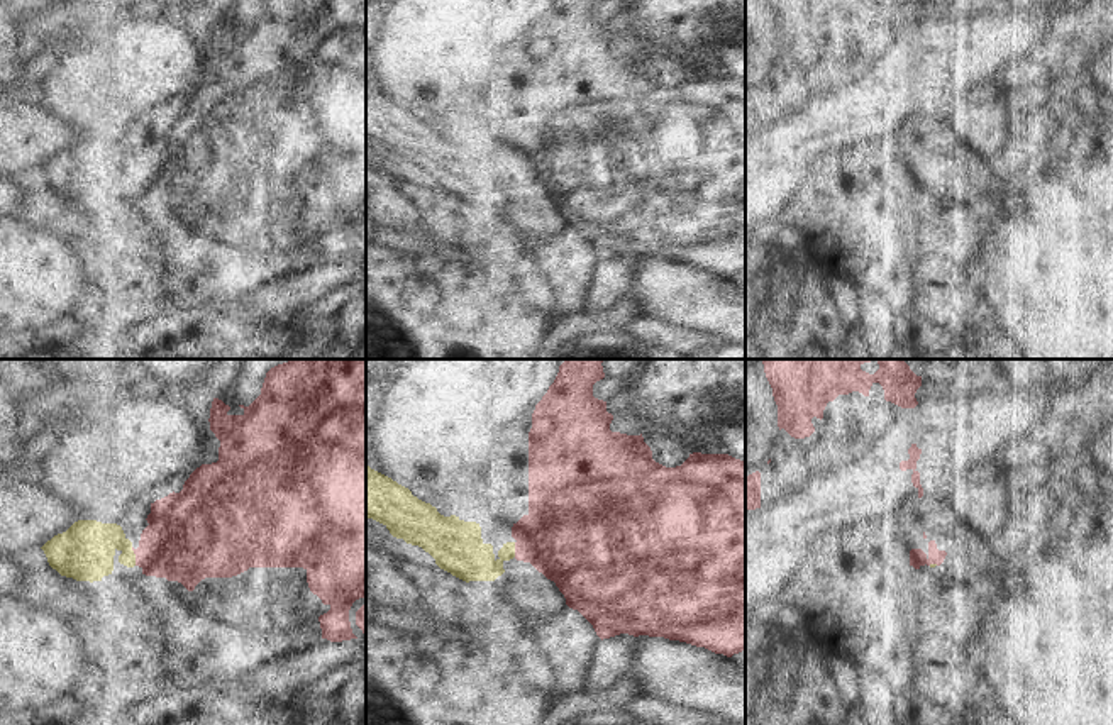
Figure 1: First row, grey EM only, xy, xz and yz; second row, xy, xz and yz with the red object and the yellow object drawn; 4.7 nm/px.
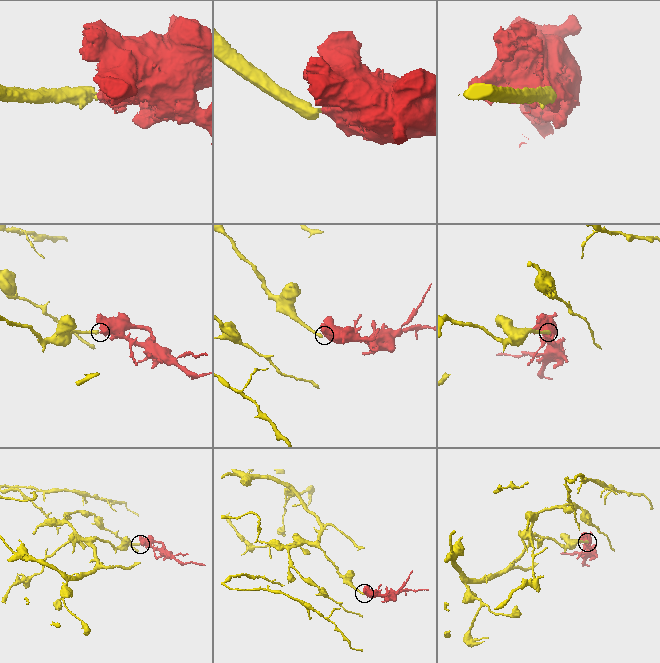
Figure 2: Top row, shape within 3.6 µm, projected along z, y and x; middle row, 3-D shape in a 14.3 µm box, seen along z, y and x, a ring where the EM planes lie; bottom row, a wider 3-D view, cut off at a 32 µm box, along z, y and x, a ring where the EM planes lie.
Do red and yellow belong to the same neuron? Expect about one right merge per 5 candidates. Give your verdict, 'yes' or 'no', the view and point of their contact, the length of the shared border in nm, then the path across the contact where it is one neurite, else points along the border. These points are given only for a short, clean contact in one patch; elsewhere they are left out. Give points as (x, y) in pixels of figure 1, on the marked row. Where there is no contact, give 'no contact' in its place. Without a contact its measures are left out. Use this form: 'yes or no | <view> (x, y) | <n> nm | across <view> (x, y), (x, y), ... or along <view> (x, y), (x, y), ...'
no | xy (136, 556) | 90 nm | along xy (131, 547), (136, 564)

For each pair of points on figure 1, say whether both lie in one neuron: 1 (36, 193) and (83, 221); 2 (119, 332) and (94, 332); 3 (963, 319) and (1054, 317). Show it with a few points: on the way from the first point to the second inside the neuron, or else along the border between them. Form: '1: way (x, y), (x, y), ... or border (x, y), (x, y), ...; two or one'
1: way (48, 205), (56, 214), (71, 219); one
2: way (112, 332), (100, 332); one
3: border (990, 322), (983, 334); two

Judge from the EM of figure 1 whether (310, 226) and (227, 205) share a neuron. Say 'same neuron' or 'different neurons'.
same neuron

